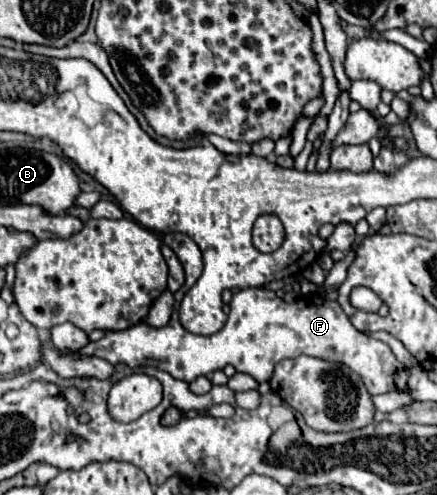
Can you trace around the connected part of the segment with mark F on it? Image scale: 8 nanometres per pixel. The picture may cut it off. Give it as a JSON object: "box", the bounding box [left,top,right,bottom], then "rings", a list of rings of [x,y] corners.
{"box":[79,233,409,395],"rings":[[[167,233],[163,237],[163,243],[173,249],[173,253],[177,255],[177,259],[185,269],[185,283],[175,293],[175,307],[173,307],[171,321],[161,329],[149,327],[145,323],[137,323],[123,331],[109,331],[103,339],[89,343],[79,353],[101,357],[111,365],[125,363],[129,367],[141,367],[141,365],[159,367],[161,371],[167,371],[175,379],[183,379],[187,383],[191,383],[201,375],[211,375],[213,371],[223,369],[225,365],[233,365],[239,373],[247,373],[255,381],[269,381],[273,365],[279,363],[281,359],[297,357],[297,355],[313,355],[327,361],[339,361],[351,367],[357,375],[361,375],[371,395],[409,389],[407,383],[409,369],[401,361],[397,361],[389,345],[379,339],[367,337],[365,333],[359,333],[347,319],[341,305],[321,295],[305,295],[293,303],[287,303],[269,289],[261,289],[261,287],[241,289],[231,299],[229,319],[221,331],[209,337],[189,333],[187,329],[181,327],[177,319],[177,309],[185,291],[201,275],[201,267],[203,267],[201,251],[195,245],[195,241],[183,233]]]}

